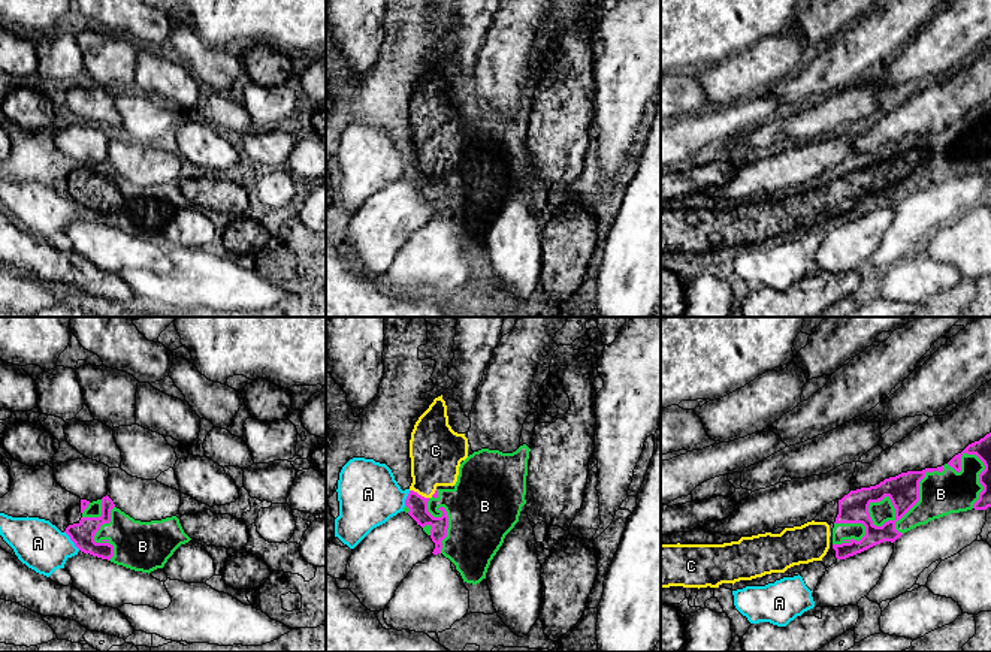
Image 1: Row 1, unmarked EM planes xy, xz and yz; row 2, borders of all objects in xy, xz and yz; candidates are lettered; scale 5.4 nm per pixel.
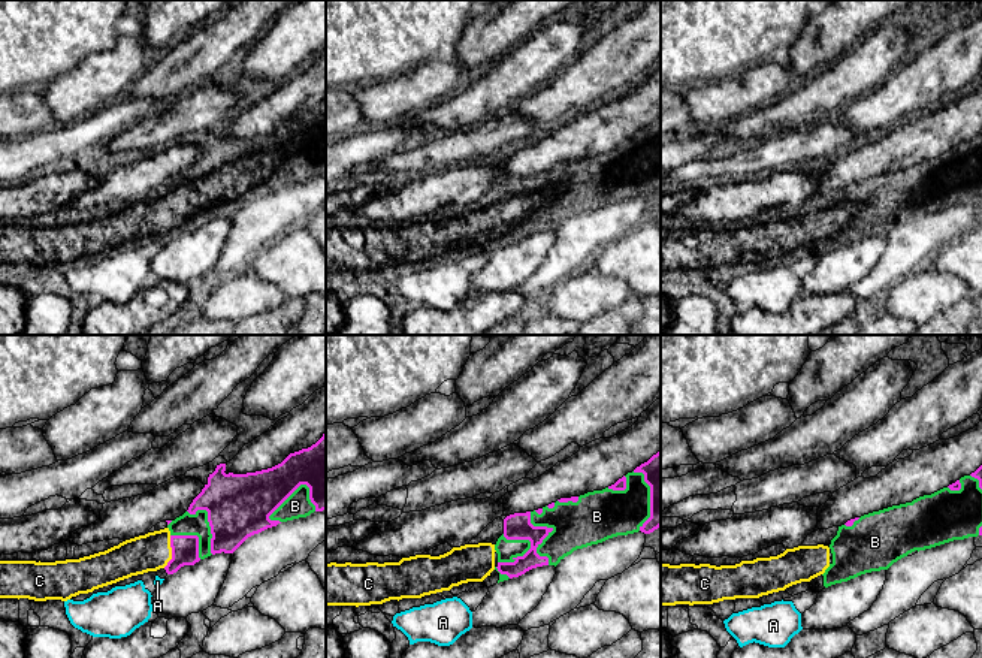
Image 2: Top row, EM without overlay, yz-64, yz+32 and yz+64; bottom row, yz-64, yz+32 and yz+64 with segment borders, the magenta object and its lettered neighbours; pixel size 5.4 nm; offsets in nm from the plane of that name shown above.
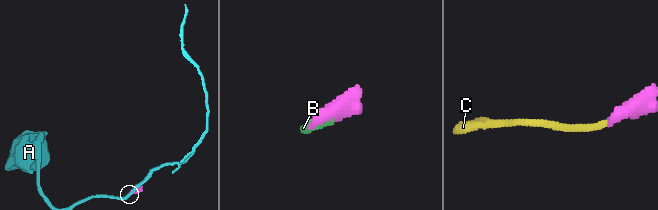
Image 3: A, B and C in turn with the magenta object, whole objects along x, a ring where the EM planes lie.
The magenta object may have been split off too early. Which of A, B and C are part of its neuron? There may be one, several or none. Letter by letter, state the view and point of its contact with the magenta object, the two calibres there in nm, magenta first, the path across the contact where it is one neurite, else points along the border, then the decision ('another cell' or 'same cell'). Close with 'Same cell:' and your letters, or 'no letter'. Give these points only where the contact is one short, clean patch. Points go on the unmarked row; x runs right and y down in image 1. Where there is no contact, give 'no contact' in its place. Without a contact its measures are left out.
A: xy (70, 204) | 130/260 nm | another cell
B: yz (918, 165) | 170/240 nm | another cell
C: xz (417, 159) | 110/280 nm | across xz (417, 169), (417, 159), (425, 148), (435, 117) | same cell
Same cell: C

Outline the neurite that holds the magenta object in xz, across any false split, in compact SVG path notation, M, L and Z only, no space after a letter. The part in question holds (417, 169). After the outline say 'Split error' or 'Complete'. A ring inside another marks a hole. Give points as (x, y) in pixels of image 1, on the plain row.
M442 60L435 63L429 73L419 82L411 97L410 105L410 123L411 123L411 142L410 159L405 164L405 170L410 173L408 179L422 193L430 190L430 203L435 208L433 220L441 218L442 205L447 202L448 181L444 172L441 182L433 182L427 176L427 166L433 162L438 163L438 151L454 151L459 141L460 127L468 123L468 103L465 99L457 99L448 90L447 70Z. Split error

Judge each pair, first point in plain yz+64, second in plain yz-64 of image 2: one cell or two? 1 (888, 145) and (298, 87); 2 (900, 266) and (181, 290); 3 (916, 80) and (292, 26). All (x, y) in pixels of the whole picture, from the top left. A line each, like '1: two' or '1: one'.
1: one
2: two
3: one

